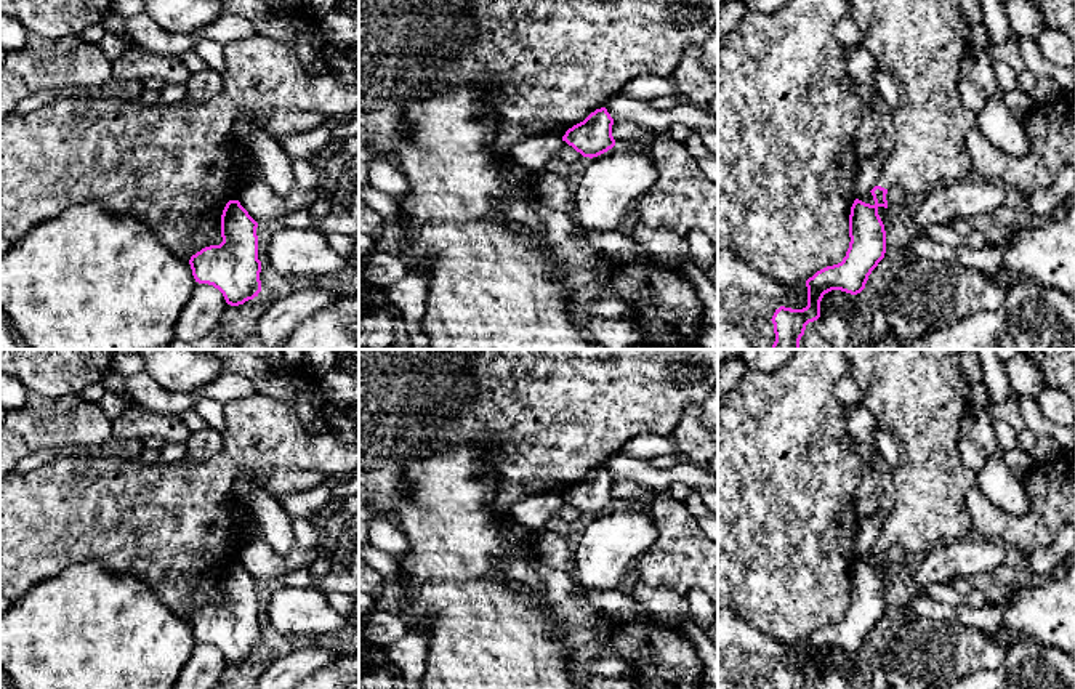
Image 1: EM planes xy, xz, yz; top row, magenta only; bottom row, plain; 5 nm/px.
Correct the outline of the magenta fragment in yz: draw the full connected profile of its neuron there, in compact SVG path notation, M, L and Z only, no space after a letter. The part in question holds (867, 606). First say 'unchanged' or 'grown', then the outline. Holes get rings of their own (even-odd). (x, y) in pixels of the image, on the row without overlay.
grown; M843 349L849 364L851 375L862 388L860 404L873 415L876 426L888 433L897 444L899 465L892 468L894 503L884 522L883 532L876 545L870 550L875 562L854 559L849 574L849 607L841 622L827 625L817 630L806 639L807 665L791 668L780 665L772 675L774 689L806 689L809 681L820 676L820 660L825 652L841 649L857 654L865 647L868 635L884 617L886 590L878 574L878 567L888 567L886 553L892 548L902 550L908 559L923 558L929 551L971 535L971 516L964 505L968 490L977 486L977 473L968 468L960 453L958 441L961 439L960 425L963 412L971 405L971 385L966 381L961 370L963 349Z

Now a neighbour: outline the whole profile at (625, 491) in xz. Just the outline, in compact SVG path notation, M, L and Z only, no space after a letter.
M614 479L612 495L615 503L620 505L639 505L642 502L652 500L658 492L652 487L639 484L631 479Z

